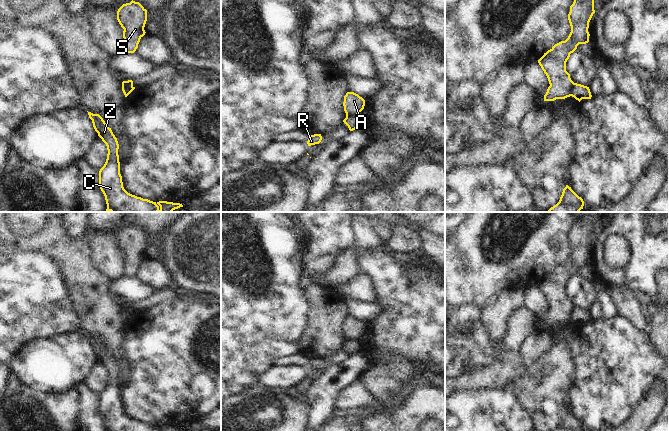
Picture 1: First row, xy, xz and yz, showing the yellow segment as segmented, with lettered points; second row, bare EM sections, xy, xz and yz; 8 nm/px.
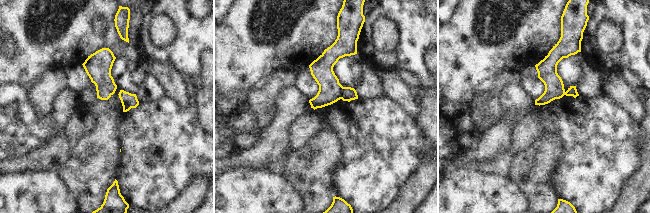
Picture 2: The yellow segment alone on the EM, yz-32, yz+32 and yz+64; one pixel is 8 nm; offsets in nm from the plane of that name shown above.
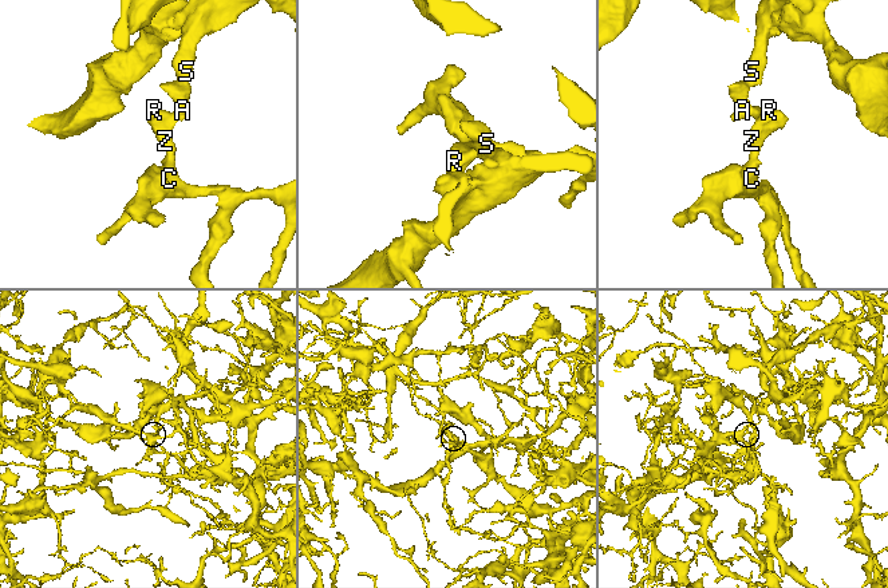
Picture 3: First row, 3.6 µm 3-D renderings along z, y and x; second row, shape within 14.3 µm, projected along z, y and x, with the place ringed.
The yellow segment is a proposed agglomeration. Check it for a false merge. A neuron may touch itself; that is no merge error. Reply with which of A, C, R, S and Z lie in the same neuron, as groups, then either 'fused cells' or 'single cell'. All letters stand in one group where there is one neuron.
groups A S / C R Z; fused cells

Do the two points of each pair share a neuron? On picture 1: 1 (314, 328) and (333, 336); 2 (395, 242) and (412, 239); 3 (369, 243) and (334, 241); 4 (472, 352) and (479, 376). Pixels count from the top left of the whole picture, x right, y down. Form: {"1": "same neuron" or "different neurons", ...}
{"1": "same neuron", "2": "same neuron", "3": "different neurons", "4": "different neurons"}

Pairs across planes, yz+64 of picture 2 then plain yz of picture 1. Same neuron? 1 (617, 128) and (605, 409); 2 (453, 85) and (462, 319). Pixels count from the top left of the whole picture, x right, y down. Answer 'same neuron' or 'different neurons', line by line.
1: same neuron
2: different neurons

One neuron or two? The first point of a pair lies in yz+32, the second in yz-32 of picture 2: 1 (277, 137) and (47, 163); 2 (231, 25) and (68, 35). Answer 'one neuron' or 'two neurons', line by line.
1: one neuron
2: one neuron

